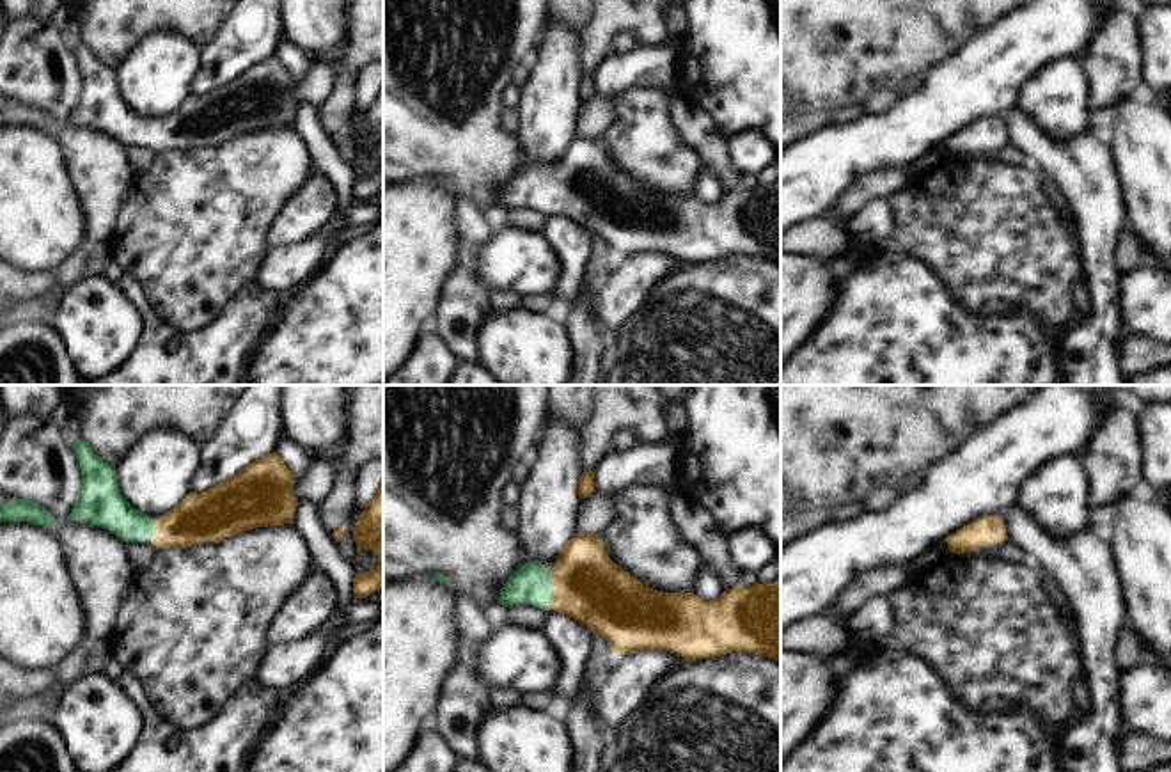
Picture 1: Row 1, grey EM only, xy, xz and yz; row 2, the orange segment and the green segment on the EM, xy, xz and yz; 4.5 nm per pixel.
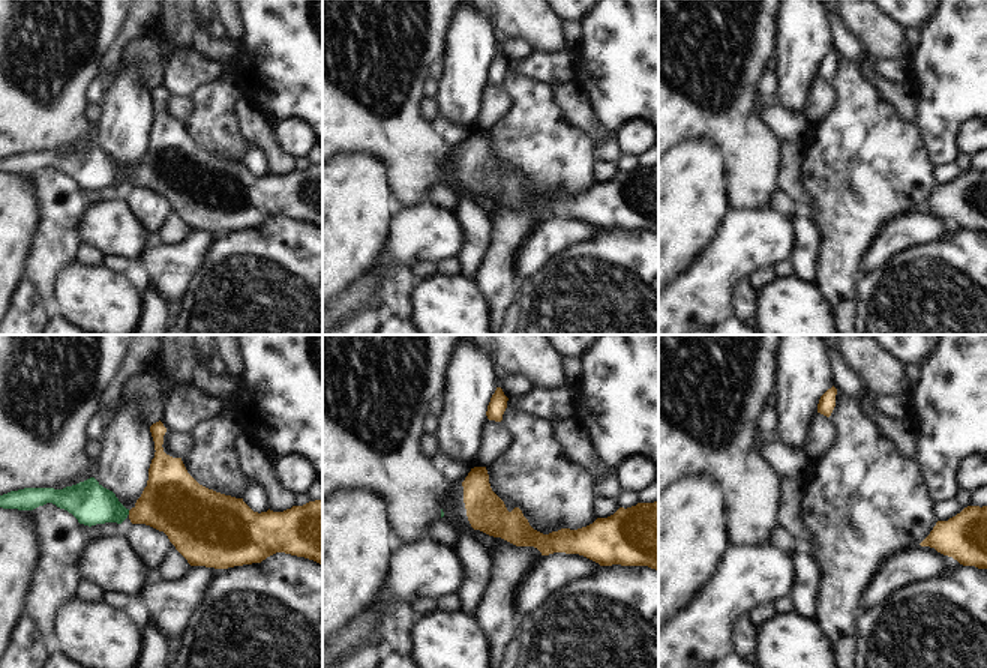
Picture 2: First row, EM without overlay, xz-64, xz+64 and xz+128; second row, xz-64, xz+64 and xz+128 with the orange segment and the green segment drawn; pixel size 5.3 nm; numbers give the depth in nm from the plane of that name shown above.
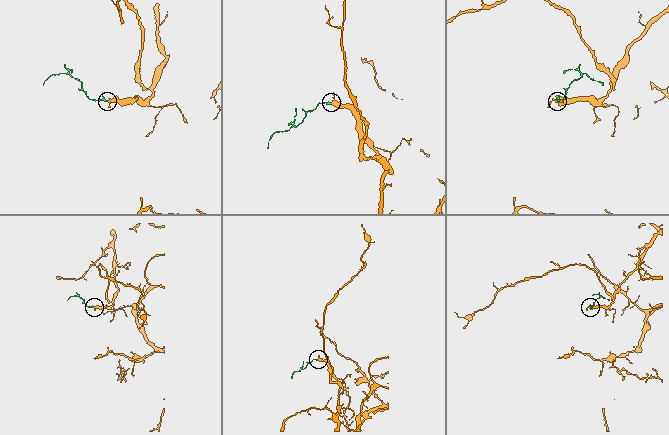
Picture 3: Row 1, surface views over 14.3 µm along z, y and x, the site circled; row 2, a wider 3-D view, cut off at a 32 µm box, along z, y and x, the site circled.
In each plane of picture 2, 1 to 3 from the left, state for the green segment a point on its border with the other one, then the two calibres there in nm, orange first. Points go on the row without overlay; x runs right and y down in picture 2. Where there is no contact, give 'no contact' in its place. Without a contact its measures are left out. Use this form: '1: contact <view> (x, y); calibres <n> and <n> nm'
1: contact xz-64 (129, 176); calibres 340 and 220 nm
2: no contact
3: no contact

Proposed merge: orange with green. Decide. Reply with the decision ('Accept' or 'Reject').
Accept

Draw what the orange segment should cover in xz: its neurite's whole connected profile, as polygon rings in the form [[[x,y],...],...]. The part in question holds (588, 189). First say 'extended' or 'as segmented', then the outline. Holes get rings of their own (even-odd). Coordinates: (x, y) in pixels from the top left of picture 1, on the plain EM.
extended; [[[598,137],[571,140],[552,172],[525,165],[504,186],[499,206],[552,209],[593,236],[601,238],[616,257],[660,252],[681,257],[687,264],[743,254],[781,266],[781,183],[735,188],[706,204],[694,195],[664,195],[641,186],[609,160]]]

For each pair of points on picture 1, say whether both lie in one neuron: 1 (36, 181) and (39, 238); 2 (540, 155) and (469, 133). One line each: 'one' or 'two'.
1: one
2: two

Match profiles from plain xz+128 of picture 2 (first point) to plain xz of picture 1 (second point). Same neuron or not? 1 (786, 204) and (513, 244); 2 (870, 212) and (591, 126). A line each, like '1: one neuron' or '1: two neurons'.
1: two neurons
2: two neurons

